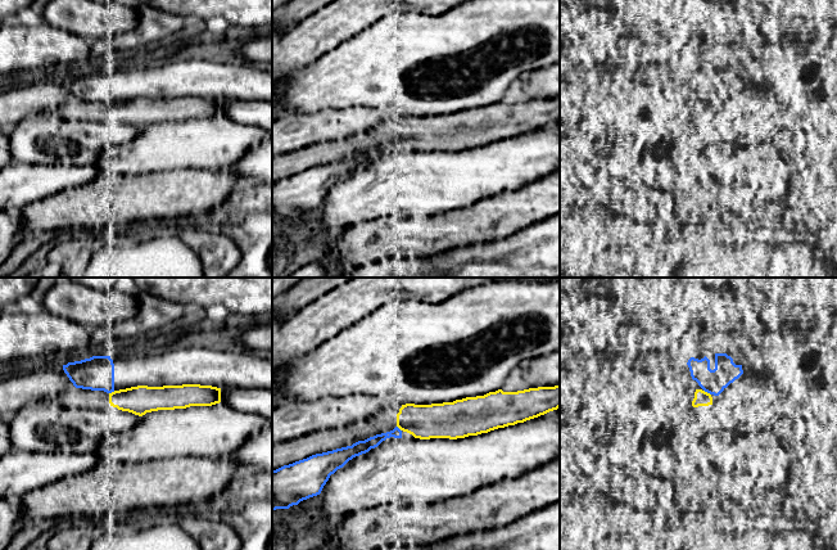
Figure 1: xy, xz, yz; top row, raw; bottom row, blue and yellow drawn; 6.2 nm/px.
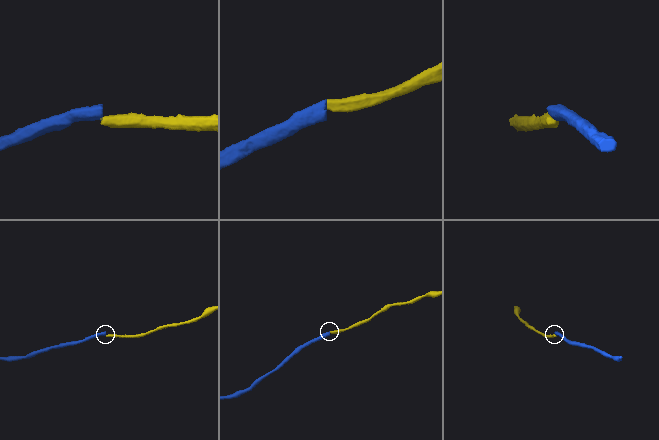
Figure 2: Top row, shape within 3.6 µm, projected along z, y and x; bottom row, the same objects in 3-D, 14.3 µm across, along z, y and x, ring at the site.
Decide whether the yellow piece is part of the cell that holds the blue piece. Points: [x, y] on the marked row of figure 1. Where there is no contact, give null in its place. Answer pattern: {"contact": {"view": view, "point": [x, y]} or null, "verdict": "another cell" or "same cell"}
{"contact": {"view": "yz", "point": [707, 392]}, "verdict": "another cell"}

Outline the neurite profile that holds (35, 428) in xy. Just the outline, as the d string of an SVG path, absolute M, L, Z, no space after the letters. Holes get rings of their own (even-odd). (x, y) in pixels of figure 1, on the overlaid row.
M30 404L8 419L8 423L13 447L18 451L86 455L94 454L107 434L127 430L139 419L139 415L122 410L113 412L100 409L68 410Z

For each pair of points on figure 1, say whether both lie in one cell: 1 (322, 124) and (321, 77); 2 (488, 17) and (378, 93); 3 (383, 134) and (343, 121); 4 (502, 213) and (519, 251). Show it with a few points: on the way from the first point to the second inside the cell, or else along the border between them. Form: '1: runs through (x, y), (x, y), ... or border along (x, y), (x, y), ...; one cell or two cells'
1: border along (352, 107), (327, 108), (311, 113), (293, 113); two cells
2: runs through (461, 44), (453, 52), (411, 59), (405, 66); one cell
3: border along (374, 127), (342, 140); two cells
4: border along (538, 221), (519, 228), (503, 237), (482, 242); two cells

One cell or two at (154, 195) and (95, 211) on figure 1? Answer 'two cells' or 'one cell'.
one cell

